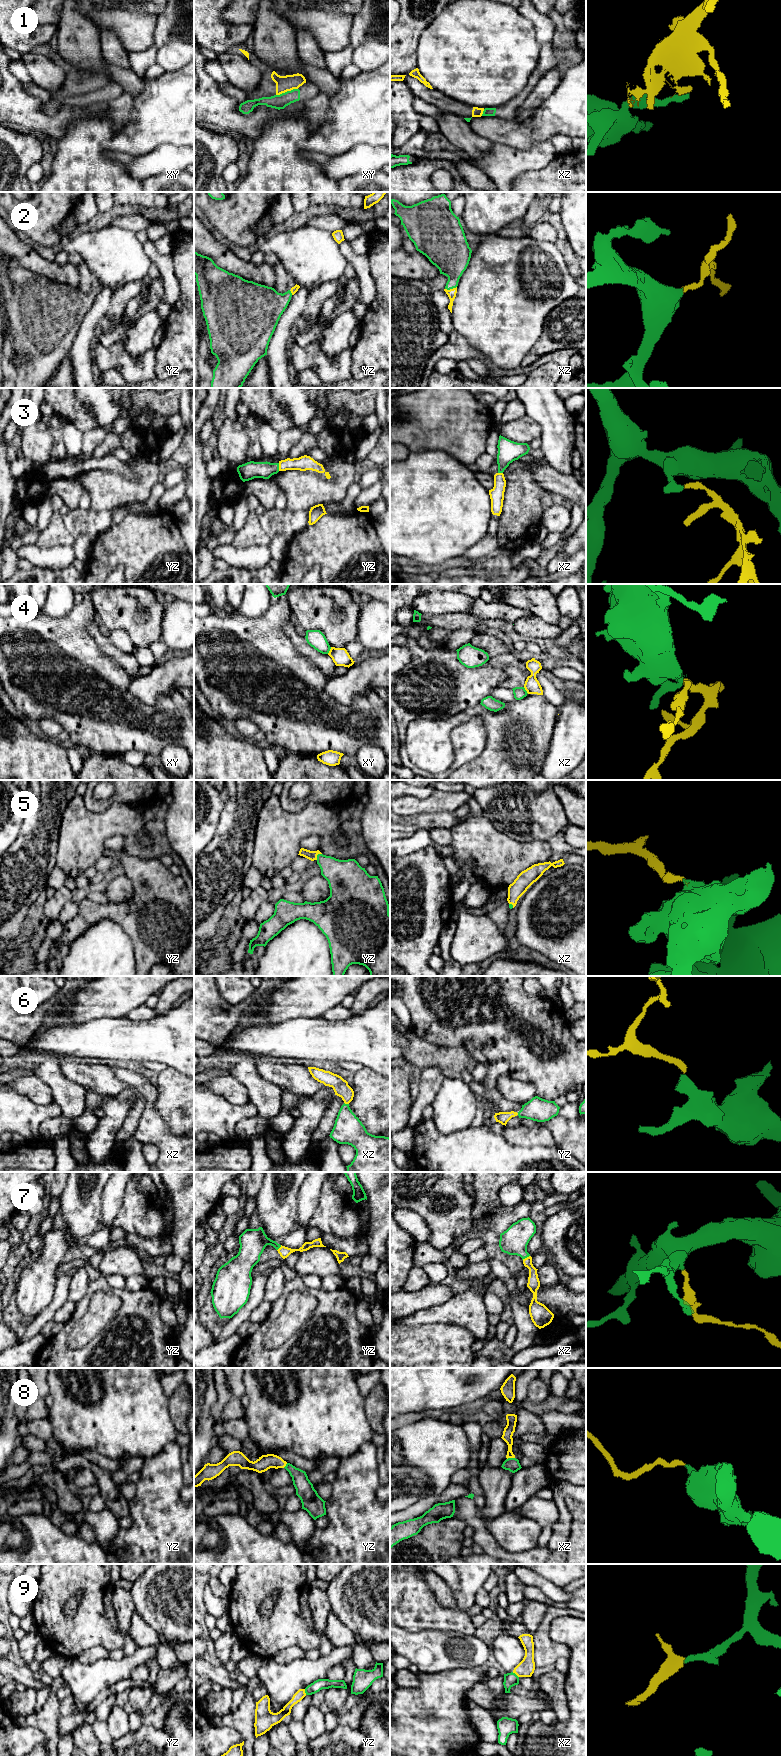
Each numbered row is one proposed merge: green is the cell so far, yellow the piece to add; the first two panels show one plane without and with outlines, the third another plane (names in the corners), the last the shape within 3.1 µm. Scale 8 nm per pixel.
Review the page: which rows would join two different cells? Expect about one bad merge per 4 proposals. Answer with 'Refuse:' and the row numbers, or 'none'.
Refuse: 1, 4

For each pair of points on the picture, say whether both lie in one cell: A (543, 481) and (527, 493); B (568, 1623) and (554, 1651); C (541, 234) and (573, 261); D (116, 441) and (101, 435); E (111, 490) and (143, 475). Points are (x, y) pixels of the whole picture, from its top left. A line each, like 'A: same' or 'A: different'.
A: different
B: different
C: different
D: different
E: same

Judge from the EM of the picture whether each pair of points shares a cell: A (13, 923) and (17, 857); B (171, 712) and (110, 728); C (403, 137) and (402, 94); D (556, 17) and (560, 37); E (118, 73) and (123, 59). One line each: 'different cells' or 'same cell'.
A: same cell
B: same cell
C: same cell
D: same cell
E: different cells

